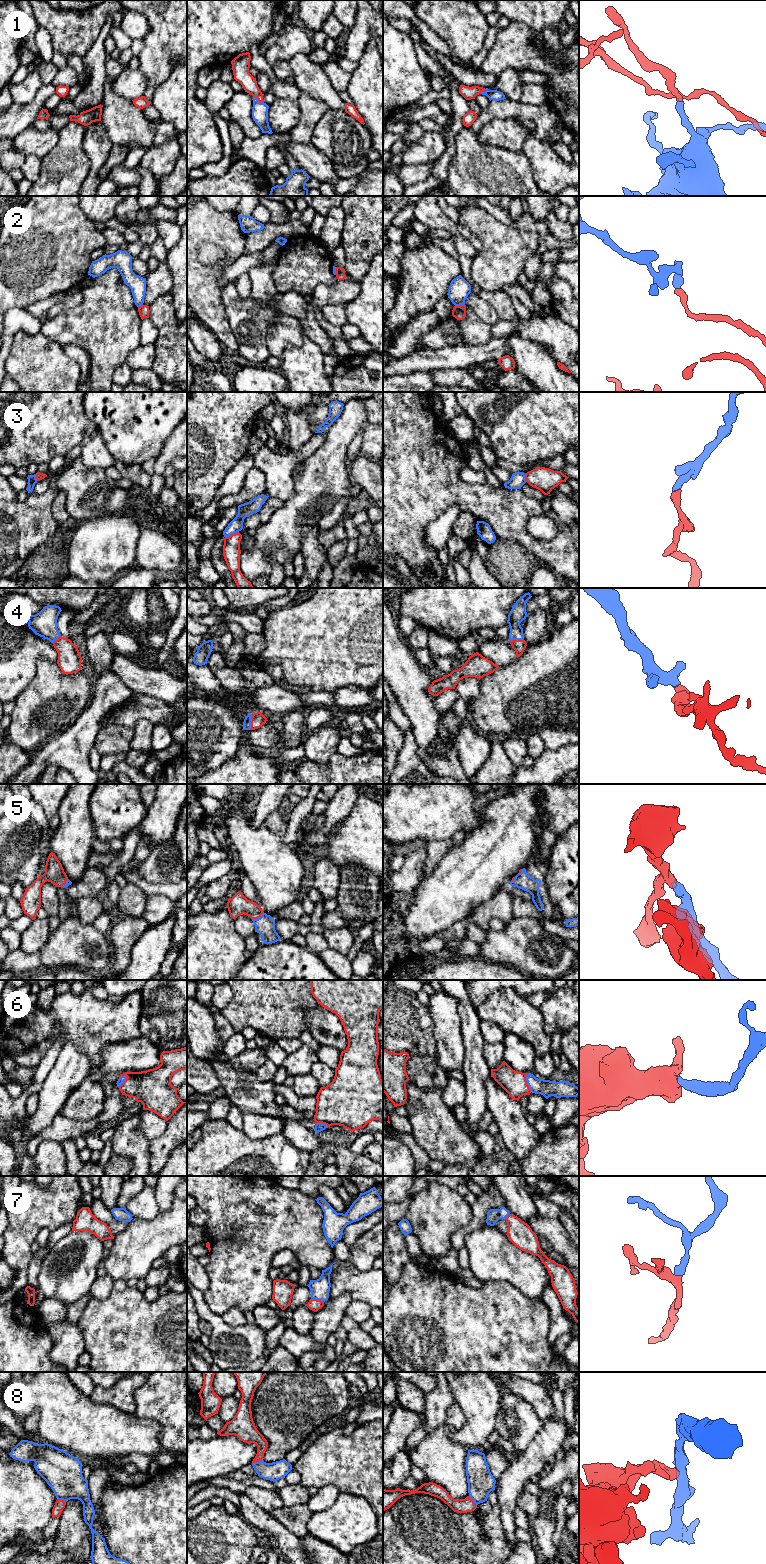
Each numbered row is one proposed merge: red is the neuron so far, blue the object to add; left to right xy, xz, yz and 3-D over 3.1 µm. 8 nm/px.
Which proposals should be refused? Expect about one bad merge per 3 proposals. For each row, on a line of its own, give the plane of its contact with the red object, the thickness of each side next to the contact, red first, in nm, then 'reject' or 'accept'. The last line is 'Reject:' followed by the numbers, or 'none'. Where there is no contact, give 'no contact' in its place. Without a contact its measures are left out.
1: contact in xz; calibres 130 and 130 nm; accept
2: contact in yz; calibres 110 and 170 nm; reject
3: contact in xz; calibres 140 and 110 nm; reject
4: contact in xz; calibres 110 and 70 nm; accept
5: contact in xz; calibres 160 and 160 nm; accept
6: contact in yz; calibres 190 and 140 nm; accept
7: contact in xz; calibres 90 and 150 nm; accept
8: contact in xz; calibres 160 and 150 nm; reject
Reject: 2, 3, 8

